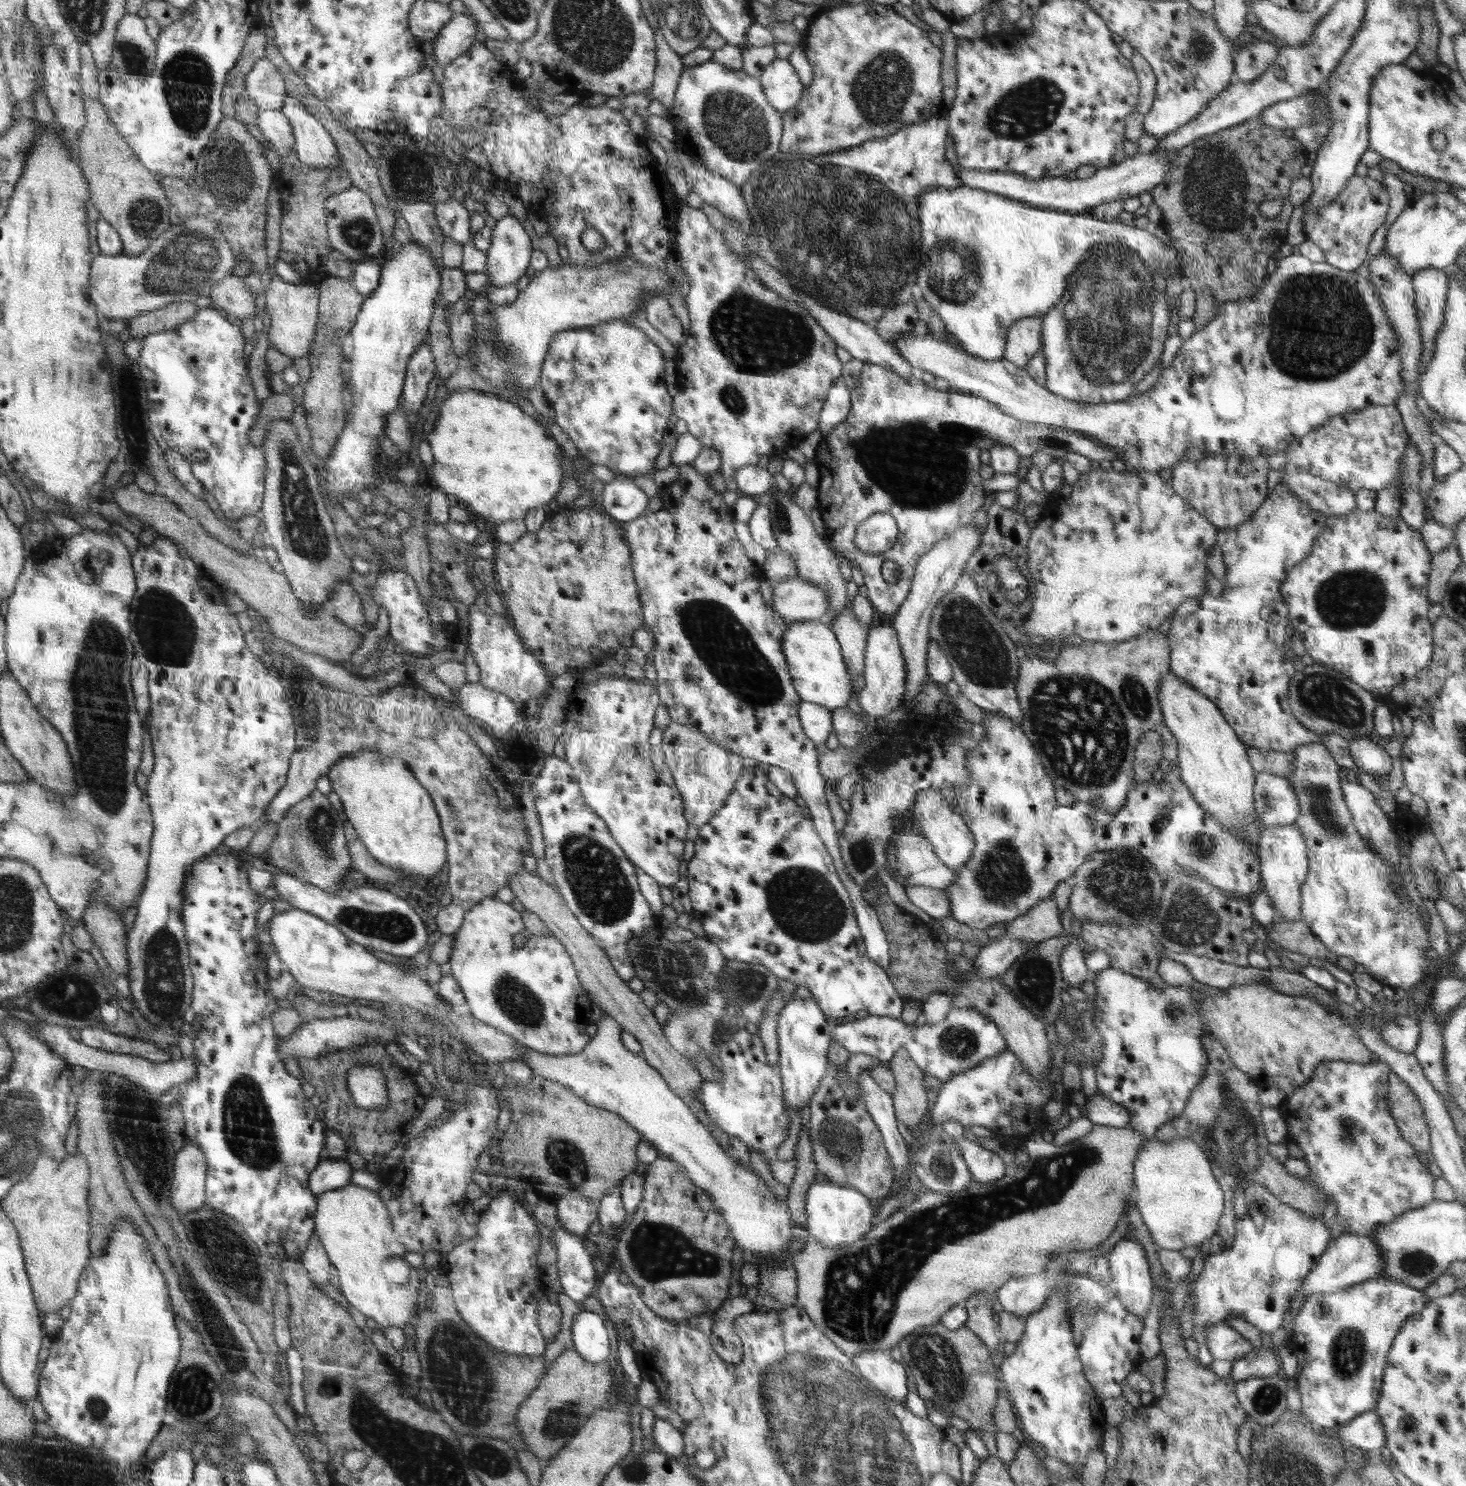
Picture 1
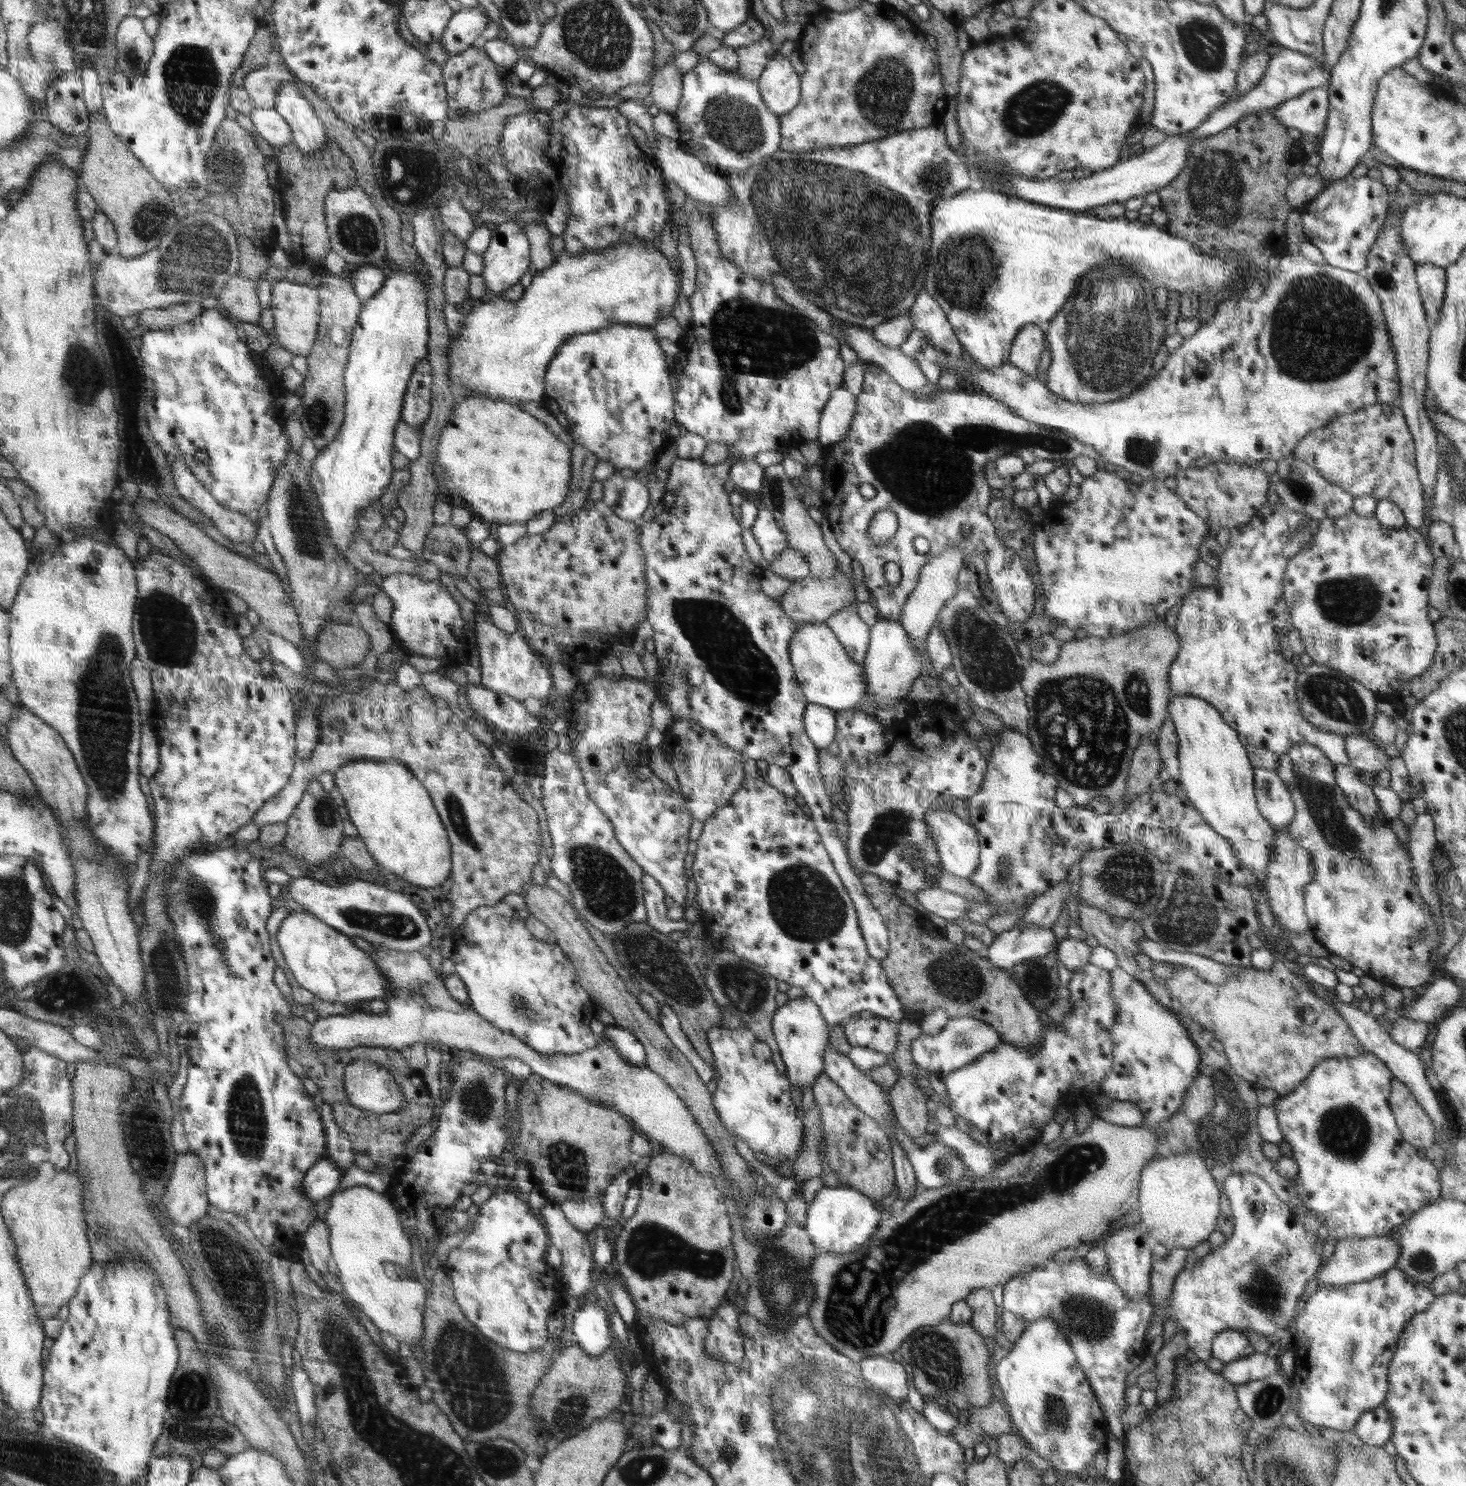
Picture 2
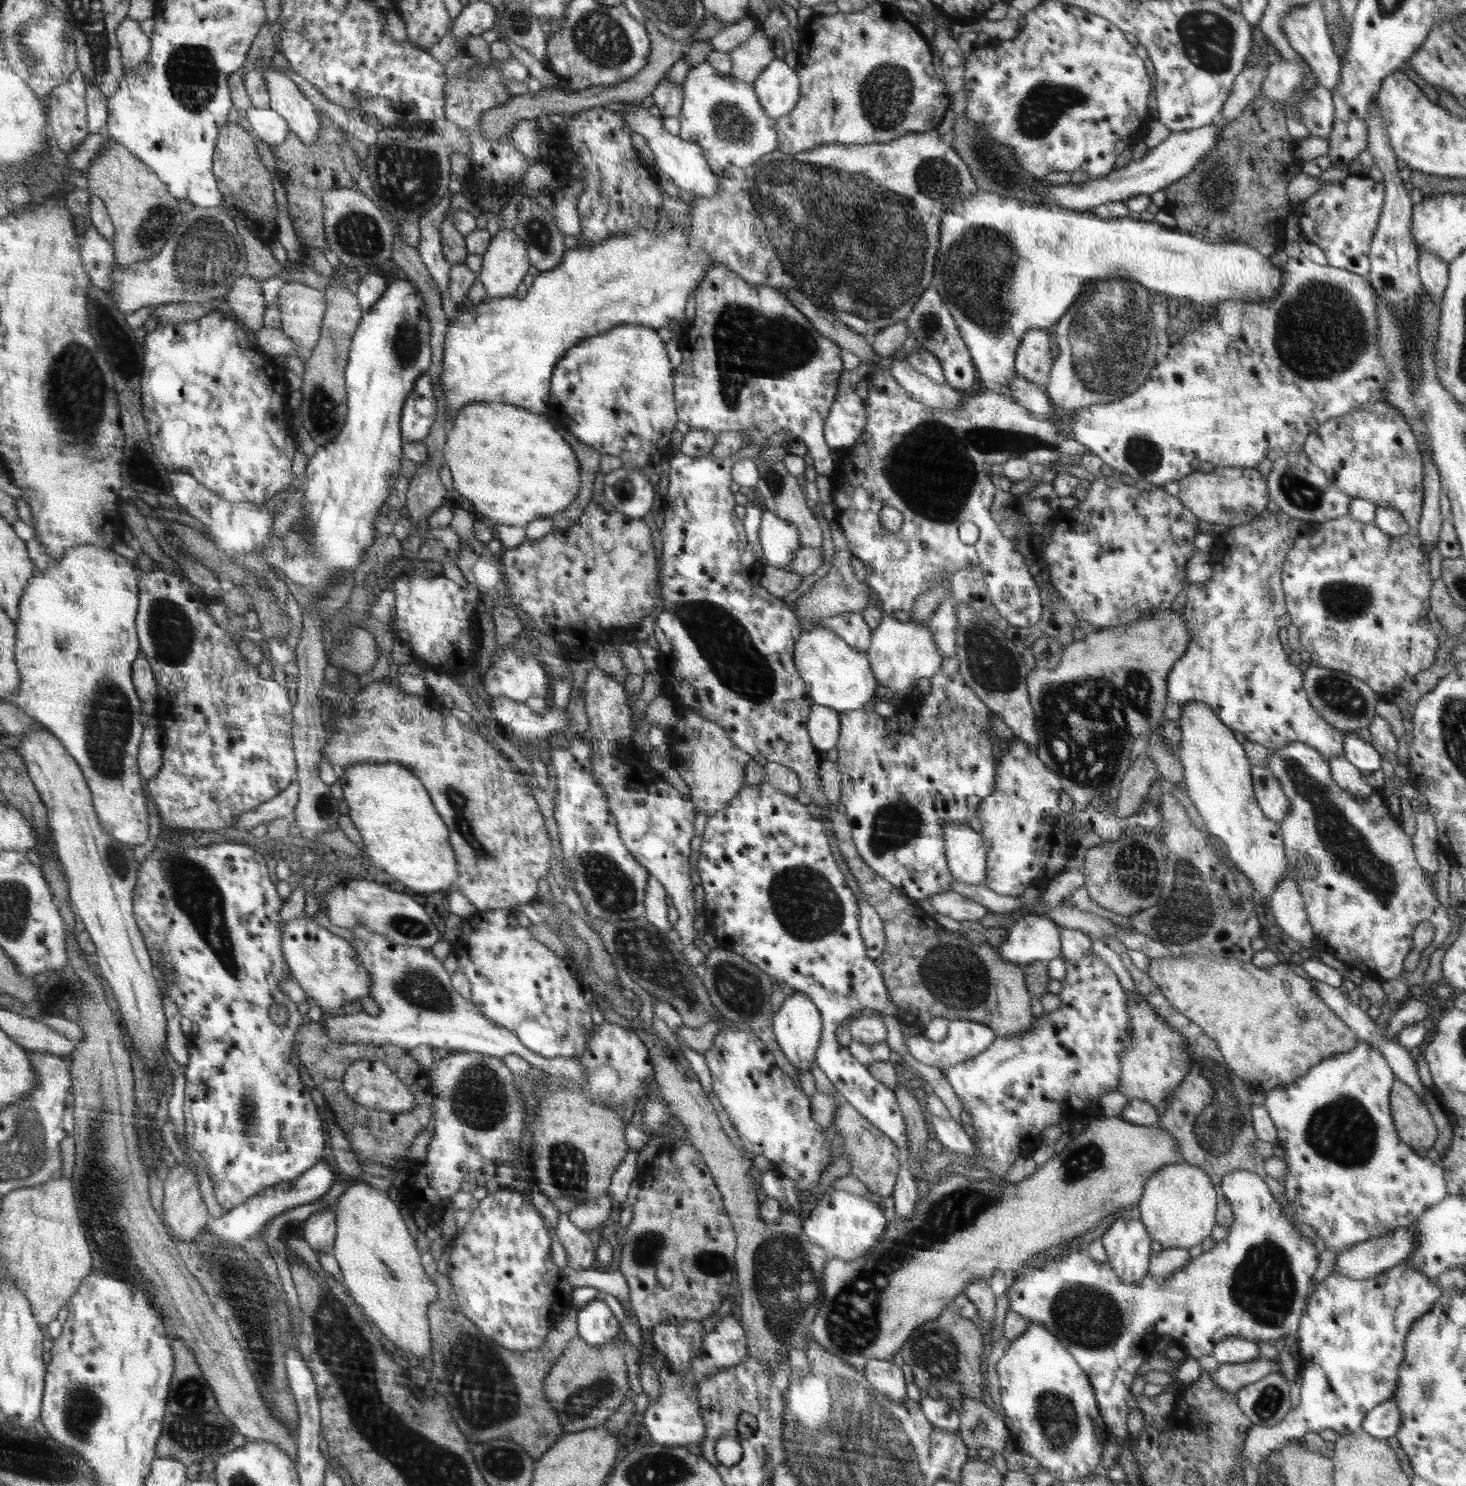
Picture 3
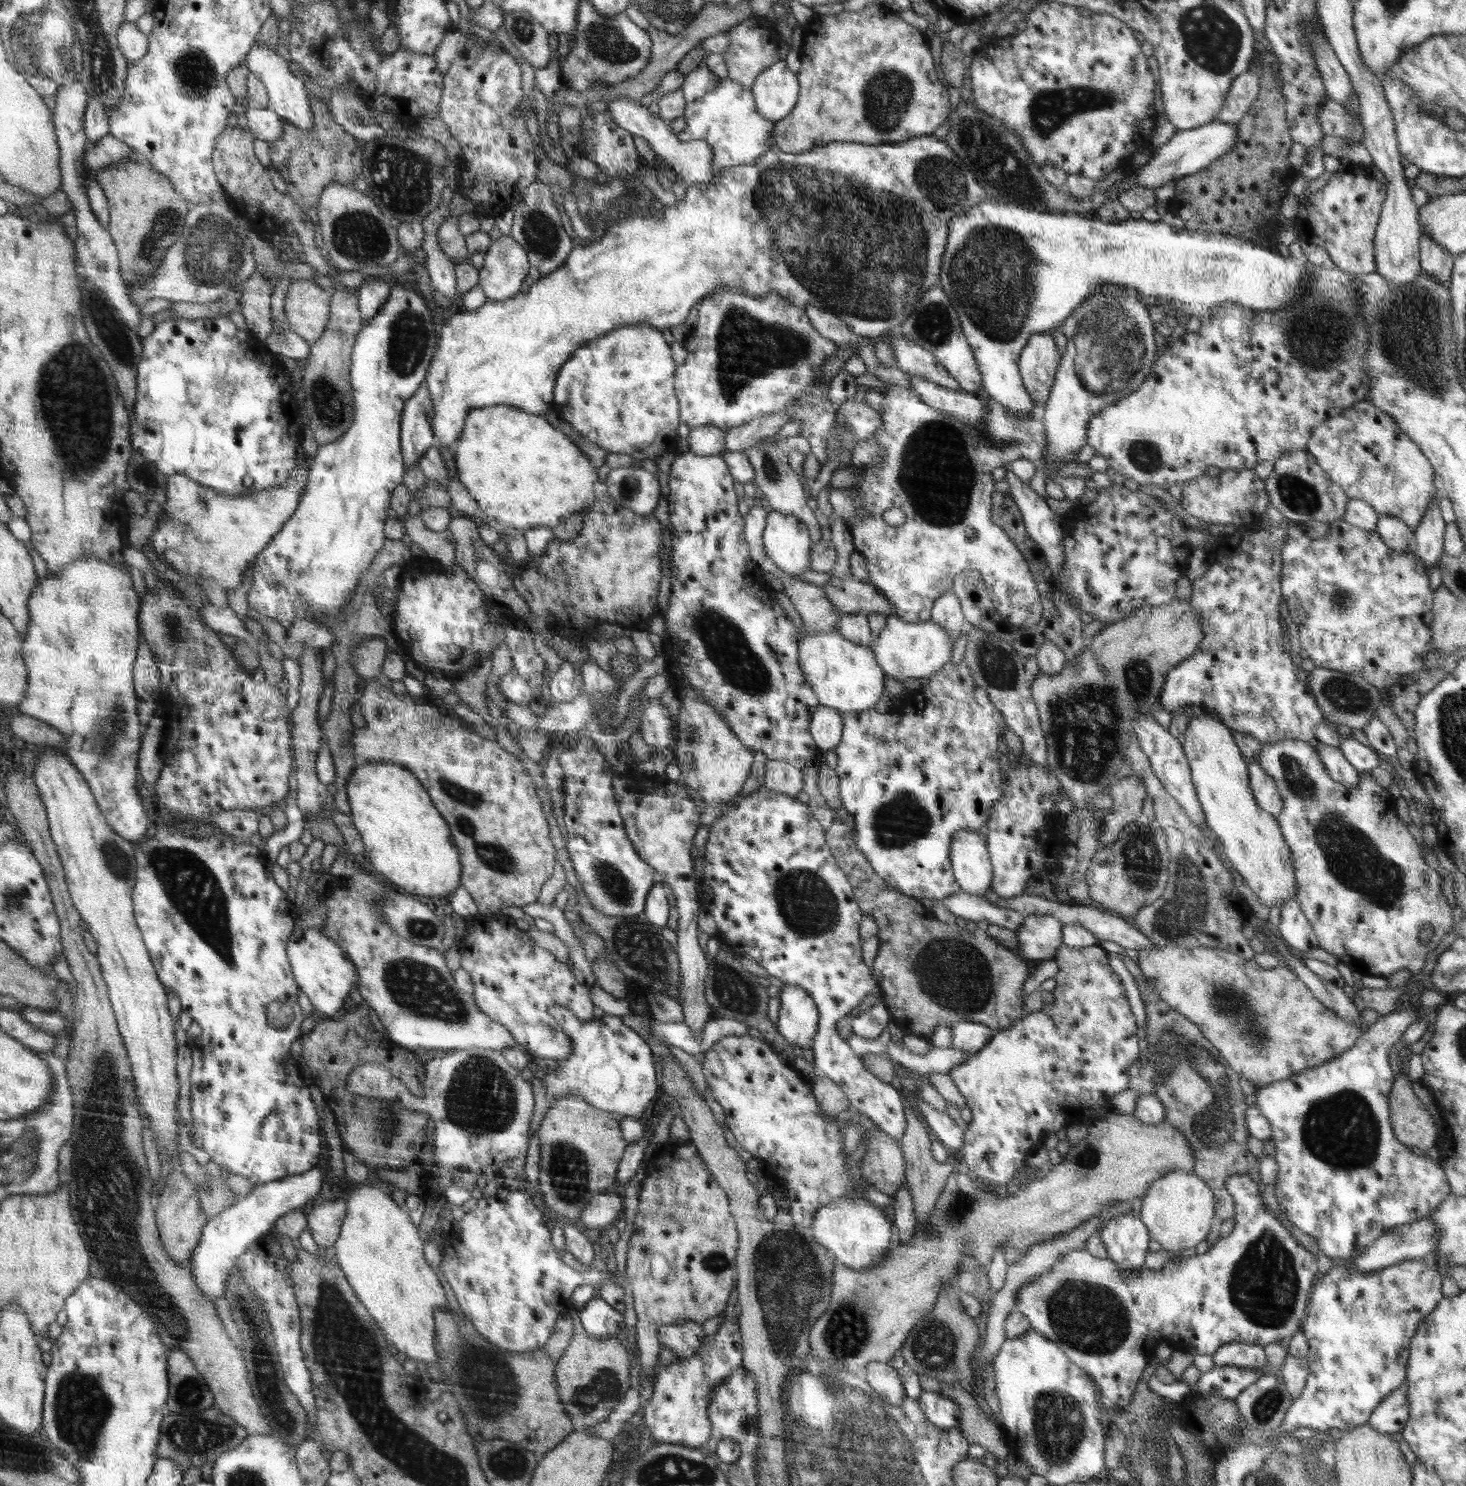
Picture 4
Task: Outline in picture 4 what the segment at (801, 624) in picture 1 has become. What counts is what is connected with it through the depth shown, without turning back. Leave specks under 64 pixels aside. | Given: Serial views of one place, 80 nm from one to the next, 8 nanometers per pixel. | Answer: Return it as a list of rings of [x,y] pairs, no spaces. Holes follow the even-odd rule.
[[[836,631],[806,635],[798,642],[800,662],[804,662],[803,674],[812,678],[815,693],[820,694],[820,705],[835,708],[842,714],[851,713],[874,707],[885,694],[885,674],[874,659],[871,645],[860,646]]]

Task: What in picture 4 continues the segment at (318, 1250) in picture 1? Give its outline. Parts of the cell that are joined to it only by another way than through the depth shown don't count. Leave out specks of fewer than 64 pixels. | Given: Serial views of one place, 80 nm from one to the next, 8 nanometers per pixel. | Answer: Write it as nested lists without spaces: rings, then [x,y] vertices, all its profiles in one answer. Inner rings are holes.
[[[345,1199],[318,1204],[314,1206],[311,1213],[307,1214],[307,1228],[321,1250],[330,1248],[336,1242],[346,1216]]]

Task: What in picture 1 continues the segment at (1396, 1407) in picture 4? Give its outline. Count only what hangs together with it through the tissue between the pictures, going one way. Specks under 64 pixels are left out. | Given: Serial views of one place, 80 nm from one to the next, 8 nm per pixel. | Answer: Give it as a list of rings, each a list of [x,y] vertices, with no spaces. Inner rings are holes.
[[[1375,1409],[1359,1414],[1346,1425],[1336,1428],[1336,1434],[1339,1436],[1338,1440],[1344,1440],[1365,1452],[1382,1448],[1386,1444],[1384,1427]]]

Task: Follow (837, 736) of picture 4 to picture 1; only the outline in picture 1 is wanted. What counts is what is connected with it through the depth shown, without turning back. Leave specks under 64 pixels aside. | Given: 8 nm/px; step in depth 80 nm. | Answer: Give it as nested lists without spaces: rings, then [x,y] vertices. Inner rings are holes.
[[[802,701],[800,704],[800,721],[807,737],[819,744],[825,743],[833,729],[832,710],[819,704]]]

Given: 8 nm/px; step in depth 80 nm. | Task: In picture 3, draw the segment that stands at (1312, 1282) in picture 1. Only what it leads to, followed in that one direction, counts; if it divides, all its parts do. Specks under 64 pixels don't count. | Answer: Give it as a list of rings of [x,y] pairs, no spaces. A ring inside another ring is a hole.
[[[1413,1226],[1398,1227],[1392,1234],[1374,1237],[1366,1242],[1347,1246],[1347,1249],[1341,1250],[1337,1254],[1333,1272],[1340,1272],[1340,1275],[1348,1279],[1365,1280],[1374,1278],[1382,1271],[1402,1263],[1416,1247],[1417,1236],[1415,1236]]]

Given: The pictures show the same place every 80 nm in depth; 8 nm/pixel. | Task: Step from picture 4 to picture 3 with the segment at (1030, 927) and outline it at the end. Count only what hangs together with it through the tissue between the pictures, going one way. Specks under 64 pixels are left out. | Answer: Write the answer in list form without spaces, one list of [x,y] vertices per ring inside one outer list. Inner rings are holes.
[[[1025,914],[1007,929],[1006,940],[997,953],[1010,962],[1049,961],[1061,954],[1060,927],[1048,916]]]

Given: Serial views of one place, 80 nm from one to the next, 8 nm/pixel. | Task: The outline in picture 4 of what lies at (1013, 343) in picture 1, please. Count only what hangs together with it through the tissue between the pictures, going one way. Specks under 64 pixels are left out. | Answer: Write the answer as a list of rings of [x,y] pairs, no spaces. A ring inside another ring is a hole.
[[[1052,332],[1034,333],[1022,349],[1017,363],[1025,389],[1036,404],[1048,400],[1062,352],[1058,351]]]

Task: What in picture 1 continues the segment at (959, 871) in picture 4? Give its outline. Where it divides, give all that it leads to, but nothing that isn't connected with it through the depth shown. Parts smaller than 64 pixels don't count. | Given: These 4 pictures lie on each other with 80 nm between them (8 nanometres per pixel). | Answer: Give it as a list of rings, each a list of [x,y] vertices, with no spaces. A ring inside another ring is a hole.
[[[932,789],[921,790],[916,802],[911,806],[913,820],[921,827],[924,836],[933,846],[936,856],[948,867],[956,872],[960,867],[967,864],[974,848],[974,837],[967,827],[964,819],[953,811],[940,793]]]

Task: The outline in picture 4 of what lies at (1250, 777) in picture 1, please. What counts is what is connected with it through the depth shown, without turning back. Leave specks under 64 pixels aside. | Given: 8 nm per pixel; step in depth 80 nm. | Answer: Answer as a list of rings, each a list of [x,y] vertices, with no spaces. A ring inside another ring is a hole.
[[[1204,713],[1195,714],[1189,720],[1181,745],[1190,765],[1196,799],[1203,810],[1205,822],[1224,845],[1223,854],[1246,880],[1246,885],[1267,907],[1281,907],[1286,899],[1296,897],[1292,853],[1276,817],[1257,805],[1248,778],[1247,762],[1232,730]]]

